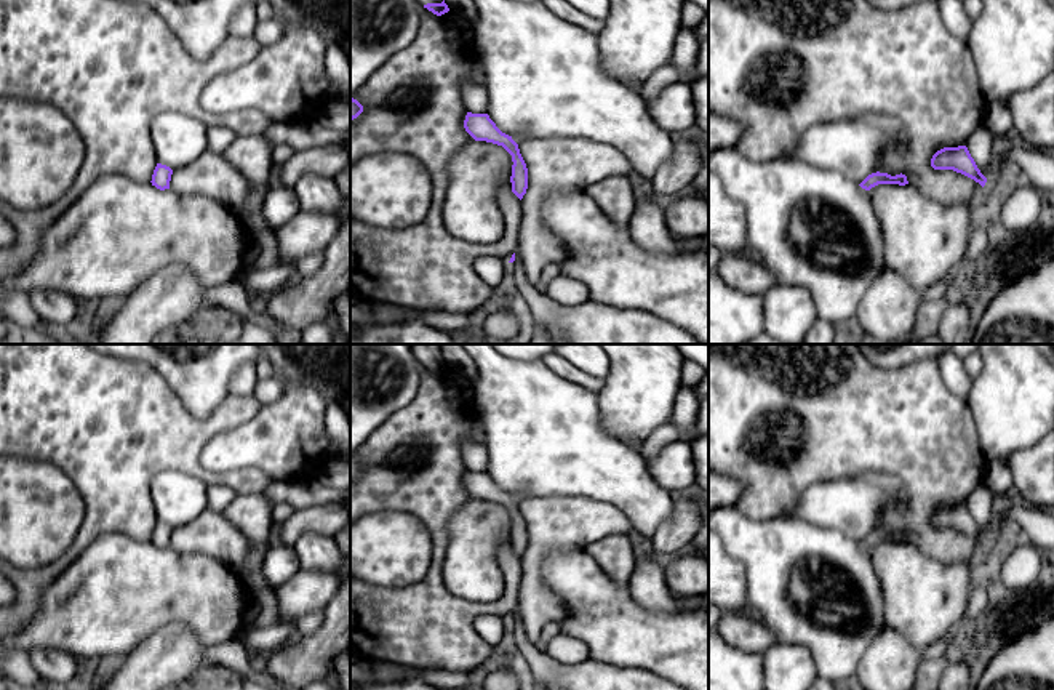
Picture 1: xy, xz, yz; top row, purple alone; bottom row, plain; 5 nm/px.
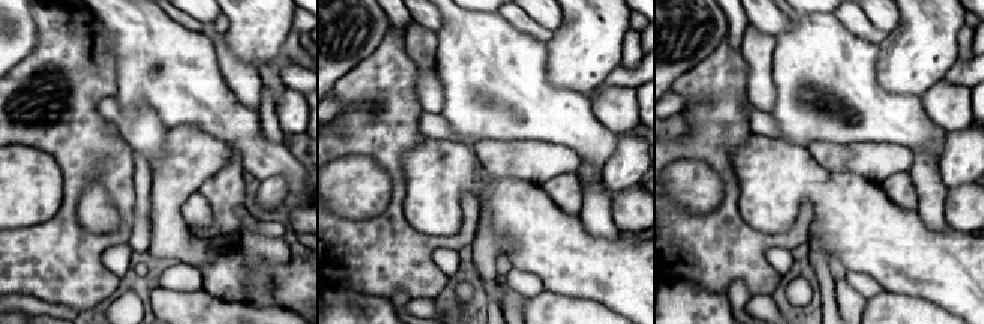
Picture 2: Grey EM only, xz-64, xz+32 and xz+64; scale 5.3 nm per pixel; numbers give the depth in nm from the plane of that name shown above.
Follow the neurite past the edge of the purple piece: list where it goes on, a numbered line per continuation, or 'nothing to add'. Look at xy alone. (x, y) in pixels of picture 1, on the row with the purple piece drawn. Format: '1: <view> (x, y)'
nothing to add

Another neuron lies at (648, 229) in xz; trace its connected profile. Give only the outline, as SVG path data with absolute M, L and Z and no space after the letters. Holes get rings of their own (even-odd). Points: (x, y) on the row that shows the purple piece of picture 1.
M653 192L637 200L629 231L638 247L656 253L673 255L680 242L670 235L665 226L664 210L665 202L657 199Z

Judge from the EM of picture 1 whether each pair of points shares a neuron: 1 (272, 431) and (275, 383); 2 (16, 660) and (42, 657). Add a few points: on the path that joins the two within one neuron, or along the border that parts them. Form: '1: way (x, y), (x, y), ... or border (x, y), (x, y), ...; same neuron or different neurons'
1: border (285, 383), (283, 393), (275, 401), (263, 405); different neurons
2: border (27, 652), (31, 666), (37, 673); different neurons

